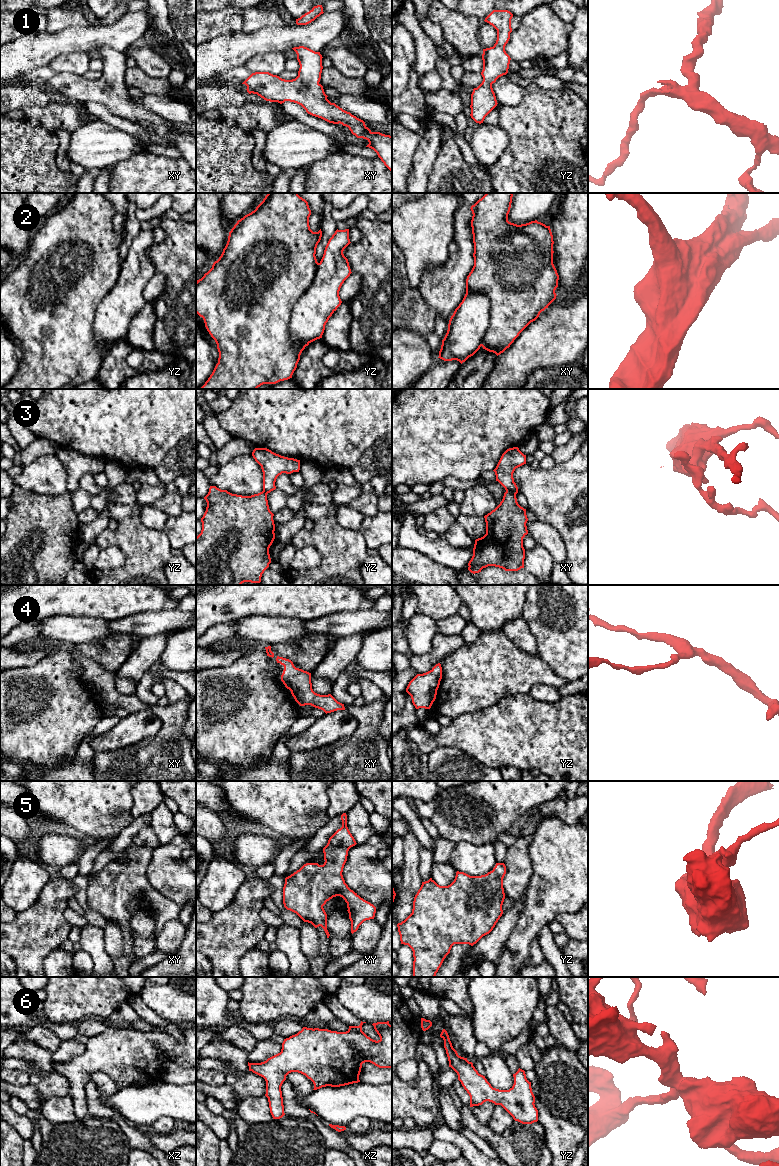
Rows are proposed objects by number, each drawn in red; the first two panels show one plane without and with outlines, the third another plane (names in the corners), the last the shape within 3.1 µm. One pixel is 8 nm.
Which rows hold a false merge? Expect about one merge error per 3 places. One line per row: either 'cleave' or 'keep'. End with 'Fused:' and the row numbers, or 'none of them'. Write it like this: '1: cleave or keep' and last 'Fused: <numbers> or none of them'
1: keep
2: cleave
3: cleave
4: keep
5: keep
6: keep
Fused: 2, 3

